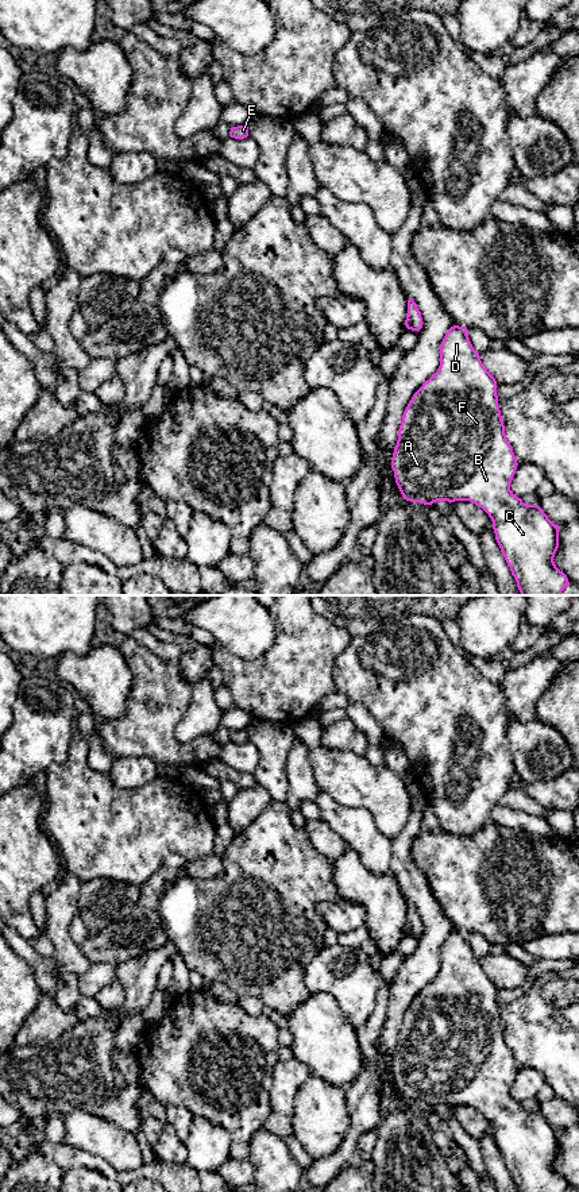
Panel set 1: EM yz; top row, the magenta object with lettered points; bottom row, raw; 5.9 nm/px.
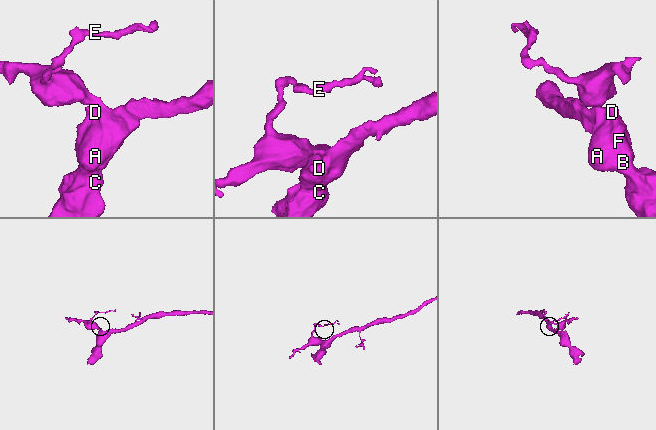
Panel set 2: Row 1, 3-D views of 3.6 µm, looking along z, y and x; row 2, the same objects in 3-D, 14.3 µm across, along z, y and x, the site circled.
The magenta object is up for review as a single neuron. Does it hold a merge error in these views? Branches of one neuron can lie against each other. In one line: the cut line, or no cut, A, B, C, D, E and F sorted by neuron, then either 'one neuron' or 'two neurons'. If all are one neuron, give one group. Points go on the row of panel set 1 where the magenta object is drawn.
no cut; A B C D E F; one neuron

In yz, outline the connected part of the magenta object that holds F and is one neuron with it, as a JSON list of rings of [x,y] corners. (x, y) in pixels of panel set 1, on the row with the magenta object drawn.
[[[453,325],[440,344],[440,366],[422,383],[409,401],[398,429],[398,440],[391,458],[395,483],[410,502],[432,505],[437,501],[470,501],[482,508],[493,521],[495,540],[510,567],[521,595],[560,595],[570,585],[567,575],[555,562],[559,548],[559,525],[555,525],[539,505],[526,505],[512,490],[517,470],[513,447],[506,439],[505,425],[498,406],[497,381],[487,371],[474,350],[466,327]]]

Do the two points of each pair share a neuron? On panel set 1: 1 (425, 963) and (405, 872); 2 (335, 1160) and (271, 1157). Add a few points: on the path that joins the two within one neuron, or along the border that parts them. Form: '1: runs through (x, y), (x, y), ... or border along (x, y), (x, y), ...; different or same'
1: runs through (429, 940), (429, 910), (420, 895); same
2: border along (304, 1171), (305, 1177); different

